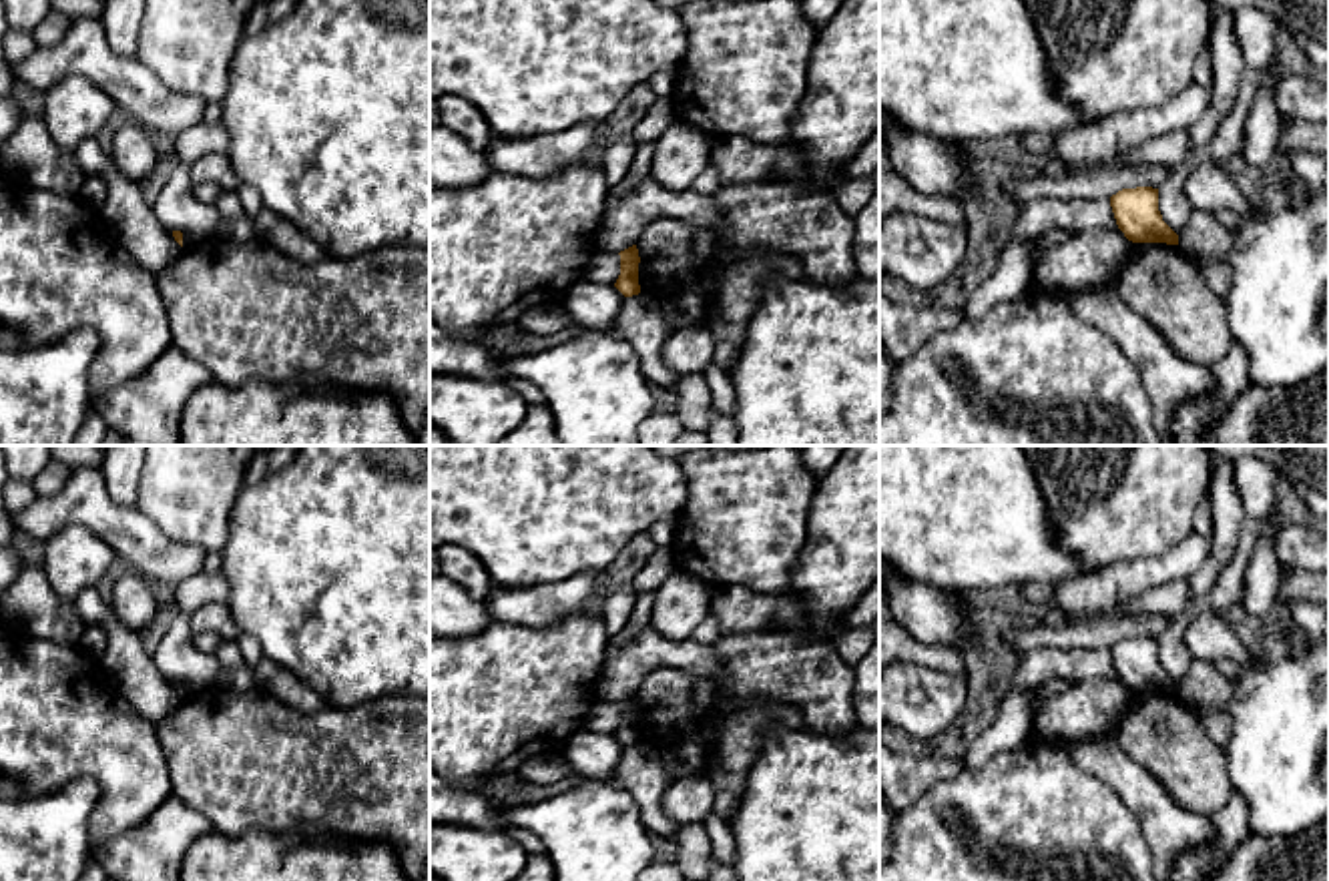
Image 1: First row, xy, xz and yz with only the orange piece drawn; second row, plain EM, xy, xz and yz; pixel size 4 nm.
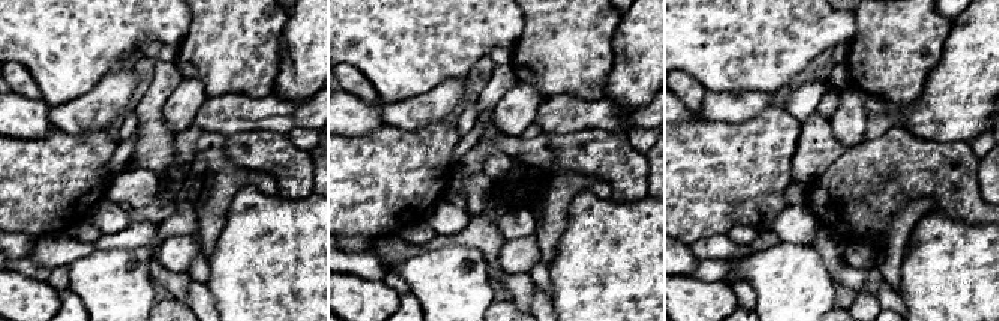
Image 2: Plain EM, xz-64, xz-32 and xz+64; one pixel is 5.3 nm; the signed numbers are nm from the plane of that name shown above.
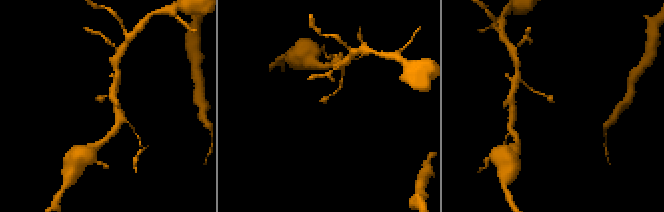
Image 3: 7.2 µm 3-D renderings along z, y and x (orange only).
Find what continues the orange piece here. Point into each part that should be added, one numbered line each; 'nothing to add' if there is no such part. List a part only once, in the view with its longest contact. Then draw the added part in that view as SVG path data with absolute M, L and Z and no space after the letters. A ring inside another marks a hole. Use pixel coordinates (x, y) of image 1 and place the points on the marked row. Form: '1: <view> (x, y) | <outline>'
nothing to add

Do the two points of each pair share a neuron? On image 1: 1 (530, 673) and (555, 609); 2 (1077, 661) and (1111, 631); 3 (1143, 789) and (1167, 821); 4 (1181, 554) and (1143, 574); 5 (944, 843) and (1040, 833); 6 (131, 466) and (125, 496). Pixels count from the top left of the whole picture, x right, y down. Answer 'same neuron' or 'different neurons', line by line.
1: different neurons
2: different neurons
3: same neuron
4: same neuron
5: same neuron
6: same neuron

